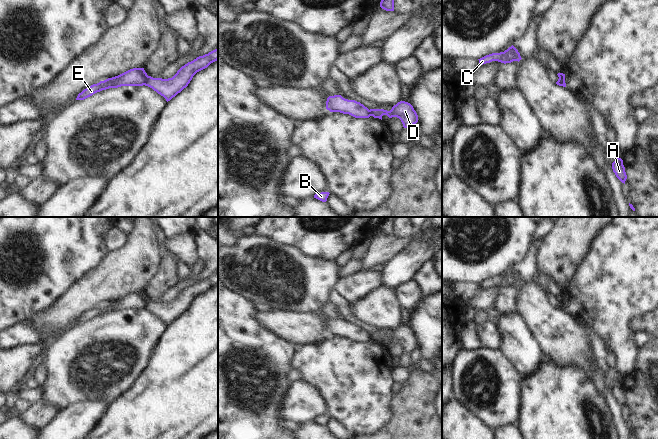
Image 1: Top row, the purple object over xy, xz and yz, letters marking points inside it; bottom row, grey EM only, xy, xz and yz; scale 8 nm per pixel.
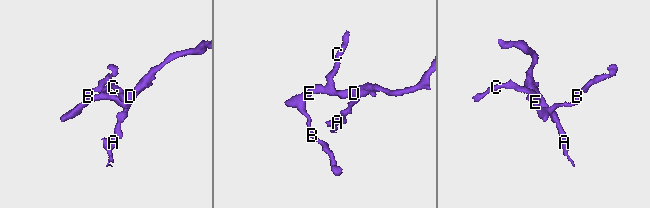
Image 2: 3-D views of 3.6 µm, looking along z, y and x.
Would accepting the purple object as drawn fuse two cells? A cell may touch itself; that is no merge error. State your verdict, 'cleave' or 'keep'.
cleave

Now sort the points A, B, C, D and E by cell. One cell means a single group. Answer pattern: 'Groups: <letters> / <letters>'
Groups: A D / B C E.

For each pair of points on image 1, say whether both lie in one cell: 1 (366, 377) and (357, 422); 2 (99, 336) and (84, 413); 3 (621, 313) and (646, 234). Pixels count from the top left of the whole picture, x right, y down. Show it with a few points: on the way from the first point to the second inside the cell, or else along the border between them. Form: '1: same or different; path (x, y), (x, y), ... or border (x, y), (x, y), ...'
1: same; path (360, 388), (360, 411)
2: different; border (110, 402), (80, 401), (64, 410)
3: same; path (621, 293), (621, 280), (643, 254)

